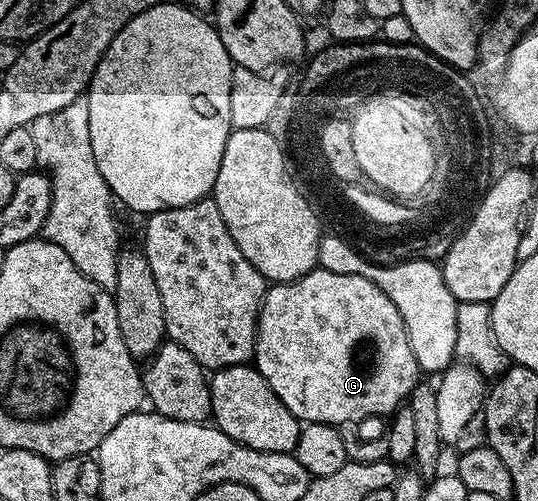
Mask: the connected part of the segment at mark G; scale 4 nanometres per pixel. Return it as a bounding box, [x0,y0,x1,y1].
[252,266,420,425]

